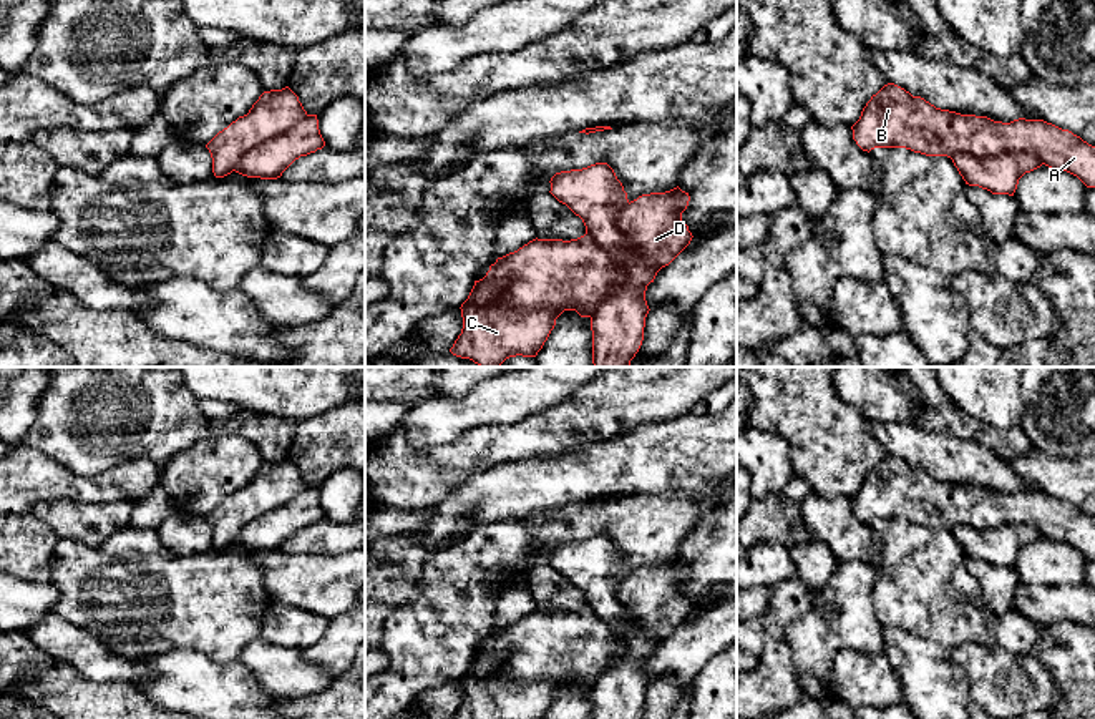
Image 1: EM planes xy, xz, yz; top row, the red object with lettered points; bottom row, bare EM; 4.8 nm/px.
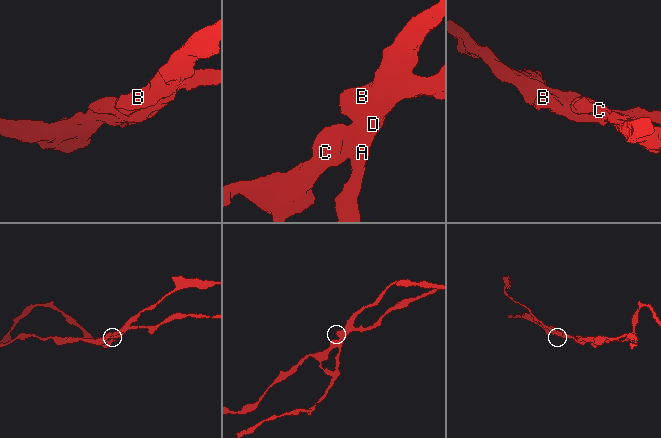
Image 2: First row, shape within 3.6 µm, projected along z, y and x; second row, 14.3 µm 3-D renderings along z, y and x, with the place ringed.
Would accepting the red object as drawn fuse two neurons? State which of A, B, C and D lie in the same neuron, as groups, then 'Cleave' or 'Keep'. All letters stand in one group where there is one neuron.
Groups: A B / C D. Cleave

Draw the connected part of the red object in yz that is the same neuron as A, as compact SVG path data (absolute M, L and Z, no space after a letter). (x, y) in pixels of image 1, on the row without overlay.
M894 455L871 468L851 501L856 516L868 525L874 520L906 520L951 531L957 525L976 530L1029 525L1042 536L1095 560L1095 518L1072 503L1044 492L1002 495L941 482Z

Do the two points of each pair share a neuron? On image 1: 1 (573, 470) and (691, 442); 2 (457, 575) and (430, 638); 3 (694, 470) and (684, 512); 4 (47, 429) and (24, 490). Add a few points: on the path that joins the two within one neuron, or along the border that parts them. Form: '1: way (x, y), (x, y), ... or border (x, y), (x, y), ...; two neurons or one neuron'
1: way (603, 470), (613, 470), (624, 460), (661, 457); one neuron
2: way (455, 590), (453, 611), (445, 623); one neuron
3: border (719, 480), (700, 497), (681, 492), (649, 495); two neurons
4: border (22, 444), (38, 449), (70, 472); two neurons

